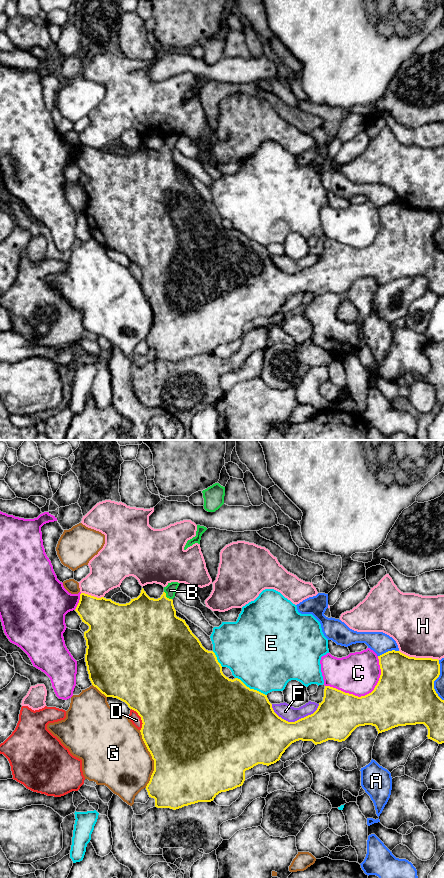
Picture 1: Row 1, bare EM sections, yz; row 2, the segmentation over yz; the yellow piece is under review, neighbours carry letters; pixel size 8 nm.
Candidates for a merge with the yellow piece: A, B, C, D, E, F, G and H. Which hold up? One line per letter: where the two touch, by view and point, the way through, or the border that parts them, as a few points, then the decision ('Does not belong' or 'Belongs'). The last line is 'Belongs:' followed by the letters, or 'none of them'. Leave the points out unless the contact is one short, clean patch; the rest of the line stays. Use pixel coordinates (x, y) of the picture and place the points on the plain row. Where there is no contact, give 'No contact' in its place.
A: Touches yellow at yz (388, 203). Does not belong
B: Touches yellow at yz (165, 148). Path across: yz (152, 176), (165, 155), (165, 148), (170, 142). Belongs
C: Touches yellow at yz (365, 247). Does not belong
D: Touches yellow at yz (141, 271). Does not belong
E: Touches yellow at yz (251, 241). Does not belong
F: Touches yellow at yz (295, 273). Does not belong
G: Touches yellow at yz (152, 310). Does not belong
H: Touches yellow at yz (419, 210). Does not belong
Belongs: B

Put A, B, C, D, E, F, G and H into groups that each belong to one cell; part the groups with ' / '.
A / B / C / D / E / F / G / H

